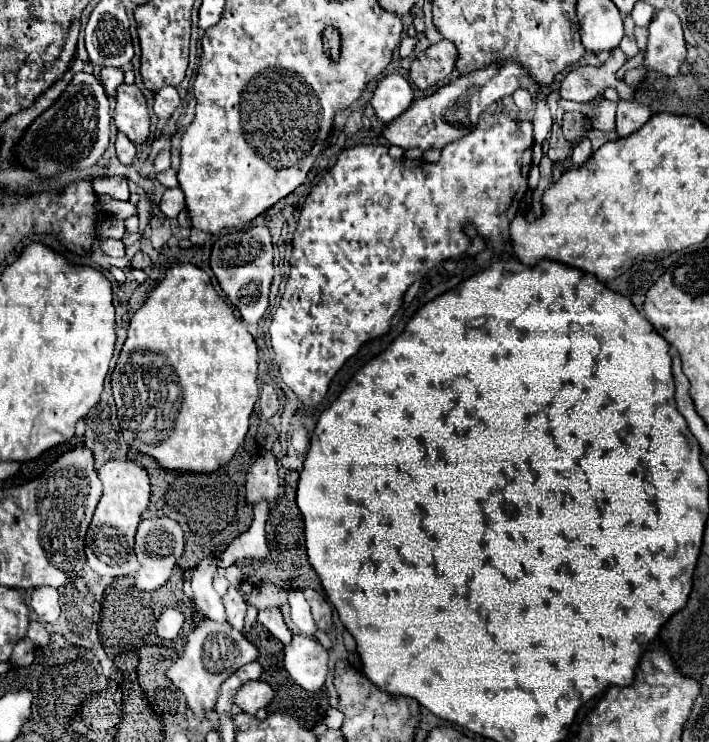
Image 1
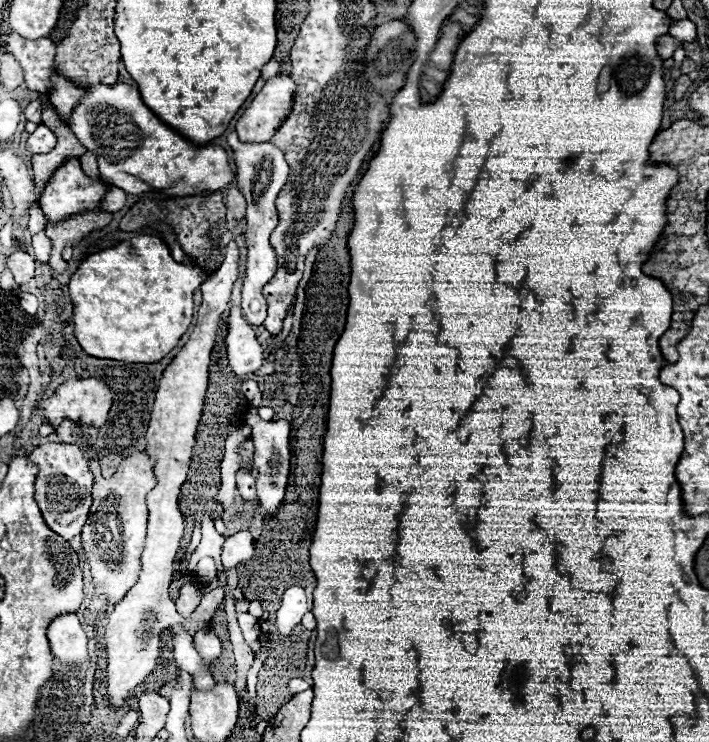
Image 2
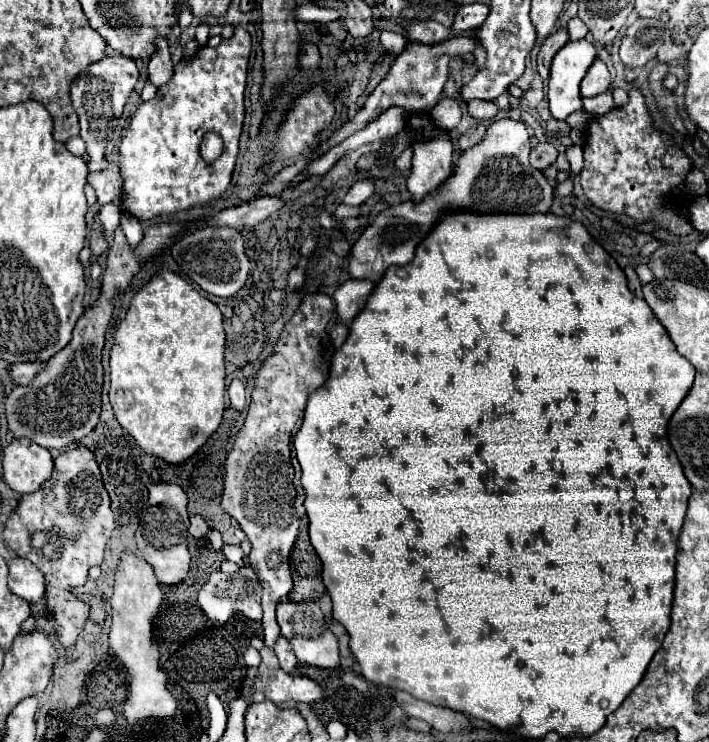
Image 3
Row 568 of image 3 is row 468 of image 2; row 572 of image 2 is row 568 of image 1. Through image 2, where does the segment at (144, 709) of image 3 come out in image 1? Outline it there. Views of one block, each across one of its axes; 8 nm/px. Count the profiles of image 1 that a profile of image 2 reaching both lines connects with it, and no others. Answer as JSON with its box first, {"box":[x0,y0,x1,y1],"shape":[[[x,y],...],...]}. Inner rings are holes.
{"box":[86,460,150,582],"shape":[[[110,460],[98,470],[98,474],[104,482],[104,496],[100,498],[96,506],[96,514],[86,534],[88,566],[100,578],[108,578],[108,574],[112,574],[112,576],[118,576],[118,578],[112,578],[114,582],[124,582],[124,578],[130,578],[132,574],[140,570],[138,560],[134,558],[134,534],[136,534],[142,512],[150,504],[150,478],[148,478],[148,472],[132,460],[124,460],[124,462]]]}

